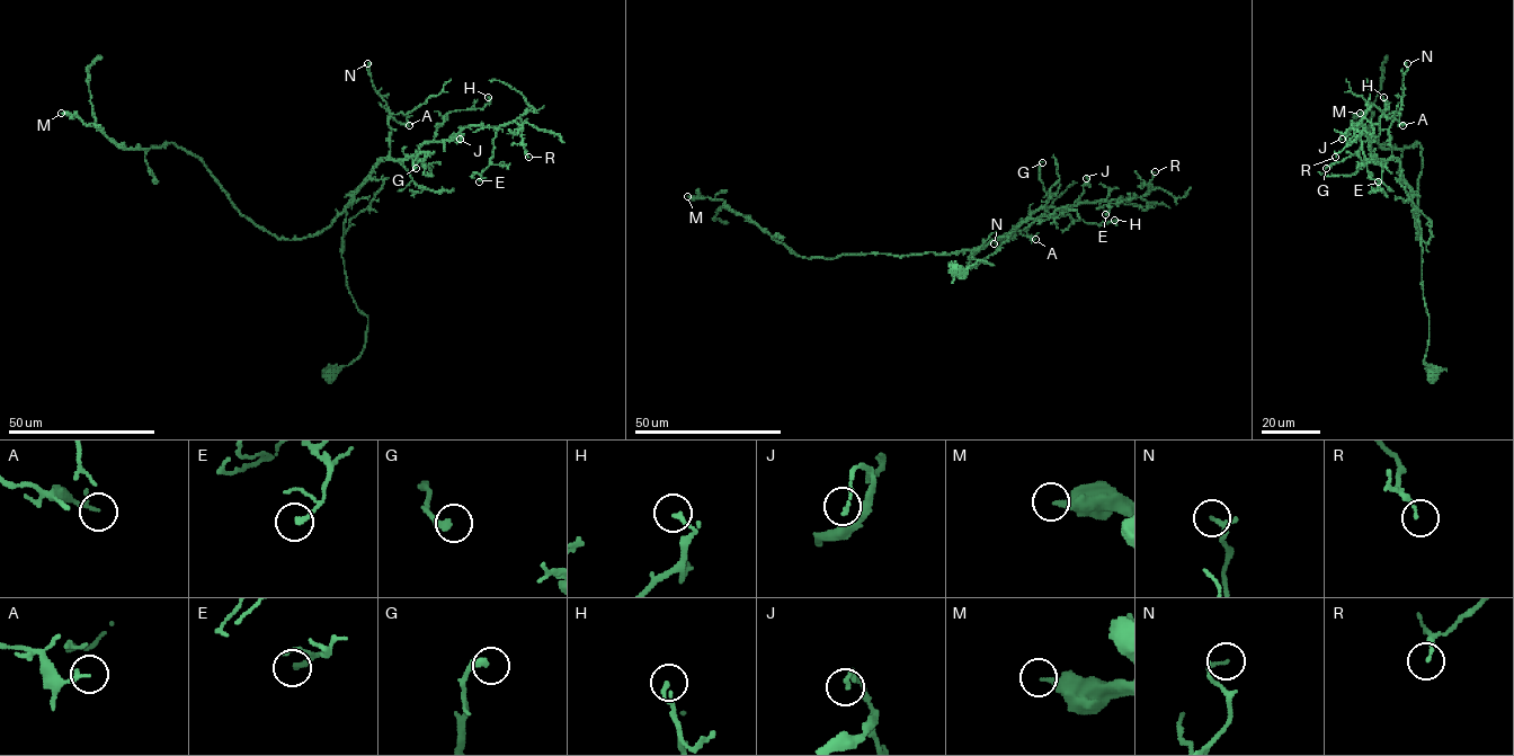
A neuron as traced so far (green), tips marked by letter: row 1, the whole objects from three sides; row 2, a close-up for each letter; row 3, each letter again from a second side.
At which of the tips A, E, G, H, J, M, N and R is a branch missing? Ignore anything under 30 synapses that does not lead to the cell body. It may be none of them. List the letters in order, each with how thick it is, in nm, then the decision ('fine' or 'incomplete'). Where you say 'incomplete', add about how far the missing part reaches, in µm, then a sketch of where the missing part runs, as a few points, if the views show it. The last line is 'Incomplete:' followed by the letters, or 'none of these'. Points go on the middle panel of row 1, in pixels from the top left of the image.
A: 140 nm | fine
E: 160 nm | fine
G: 280 nm | fine
H: 160 nm | fine
J: 120 nm | fine
M: 300 nm | incomplete | 15 µm | (687, 196), (658, 199), (650, 196)
N: 100 nm | fine
R: 140 nm | fine
Incomplete: M

